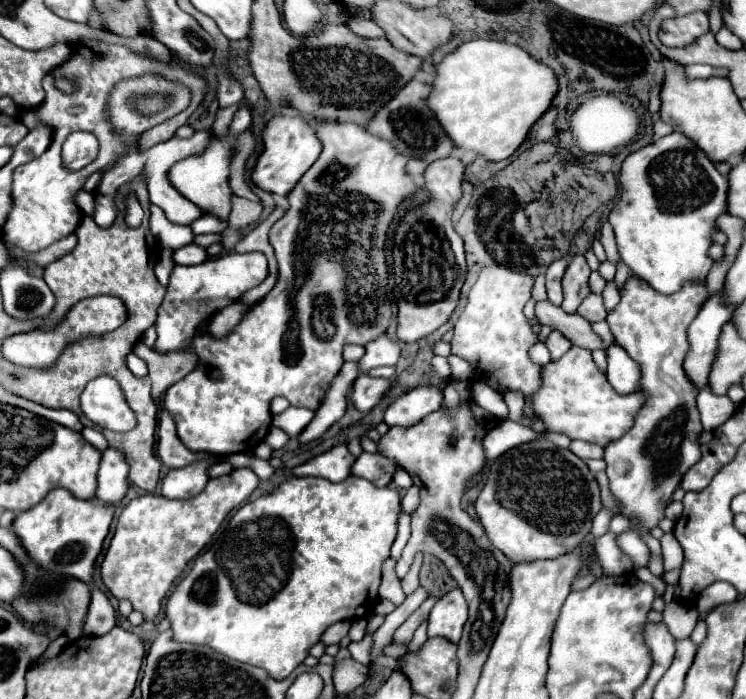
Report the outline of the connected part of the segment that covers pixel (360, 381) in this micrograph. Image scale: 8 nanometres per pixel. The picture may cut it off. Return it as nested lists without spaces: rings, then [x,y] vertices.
[[[360,375],[352,389],[350,389],[350,399],[354,403],[354,407],[362,413],[368,413],[386,393],[386,389],[390,387],[392,381],[388,379],[372,379],[368,375]]]

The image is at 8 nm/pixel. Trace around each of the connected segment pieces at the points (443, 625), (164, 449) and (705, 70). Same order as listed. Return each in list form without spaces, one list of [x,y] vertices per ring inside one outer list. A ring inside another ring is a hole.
[[[456,587],[432,607],[428,617],[428,637],[444,637],[452,643],[460,641],[462,627],[468,619],[468,603],[462,591]]]
[[[162,411],[160,417],[160,427],[158,427],[158,457],[164,465],[168,467],[184,467],[186,463],[194,463],[200,459],[208,459],[214,457],[210,453],[192,453],[188,451],[178,435],[176,435],[176,427],[172,423],[172,417],[168,415],[168,411]]]
[[[688,65],[686,73],[690,77],[728,77],[726,69],[716,69],[710,65]]]

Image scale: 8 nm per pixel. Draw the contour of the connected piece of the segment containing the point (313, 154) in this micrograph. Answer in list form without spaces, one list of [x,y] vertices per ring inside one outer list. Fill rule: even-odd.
[[[274,115],[262,129],[262,151],[252,169],[252,183],[268,193],[286,195],[320,155],[320,141],[314,127],[300,115]]]

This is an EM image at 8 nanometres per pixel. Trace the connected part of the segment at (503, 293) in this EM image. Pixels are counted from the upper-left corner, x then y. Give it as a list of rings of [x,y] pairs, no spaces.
[[[484,267],[470,289],[468,305],[454,325],[452,355],[466,359],[474,367],[474,381],[486,381],[494,391],[522,391],[526,397],[540,385],[540,365],[532,363],[528,349],[536,335],[522,309],[530,299],[534,279],[508,271],[506,267]]]

